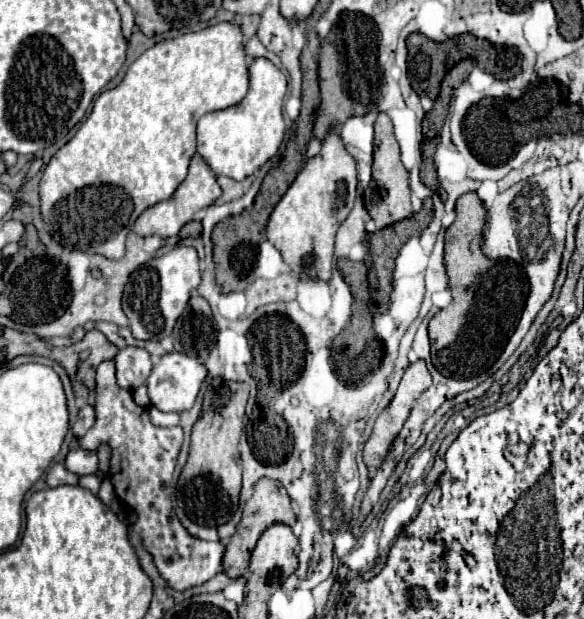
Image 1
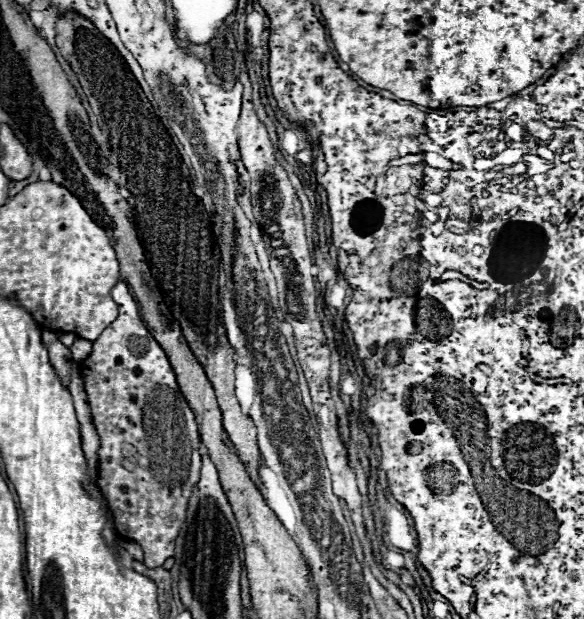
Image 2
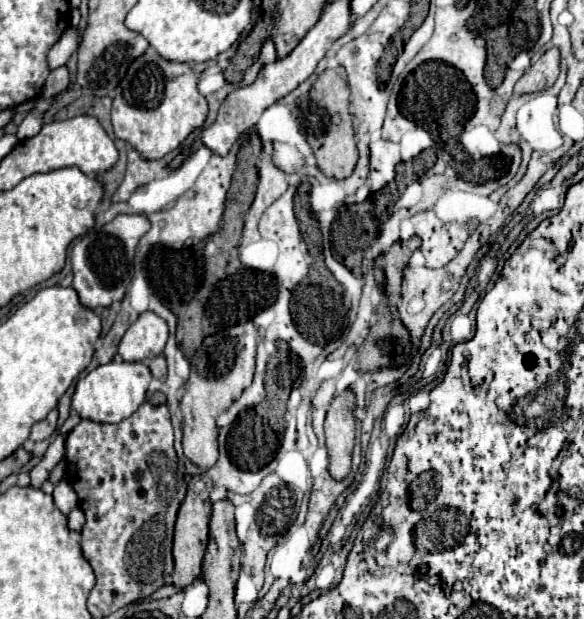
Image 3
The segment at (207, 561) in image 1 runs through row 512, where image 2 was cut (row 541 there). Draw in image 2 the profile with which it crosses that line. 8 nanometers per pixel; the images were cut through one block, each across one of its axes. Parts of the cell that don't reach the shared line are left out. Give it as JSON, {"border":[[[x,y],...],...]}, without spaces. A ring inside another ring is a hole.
{"border":[[[118,282],[112,288],[112,298],[120,306],[120,316],[94,340],[92,354],[80,362],[80,376],[84,378],[92,420],[100,436],[98,486],[112,508],[116,532],[126,540],[138,542],[144,550],[144,564],[156,568],[162,566],[166,558],[174,556],[174,540],[178,538],[186,520],[192,488],[200,480],[200,438],[194,412],[186,404],[176,384],[166,352],[146,330],[138,314],[138,304],[134,302],[128,286]]]}

